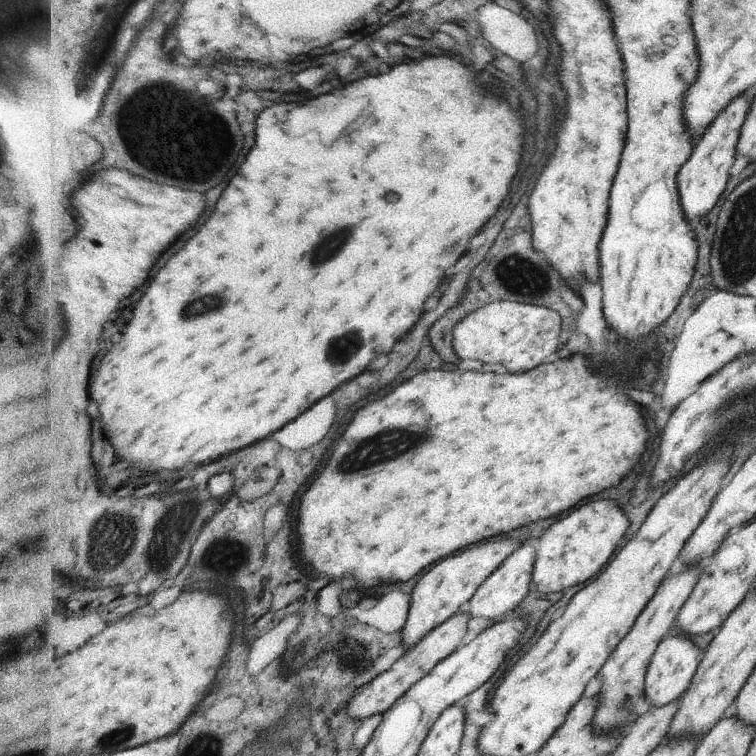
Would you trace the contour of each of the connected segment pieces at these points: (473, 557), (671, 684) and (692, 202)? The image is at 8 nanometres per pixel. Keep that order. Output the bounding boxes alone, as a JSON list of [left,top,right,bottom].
[[402,538,521,649],[643,634,702,708],[678,96,748,222]]

